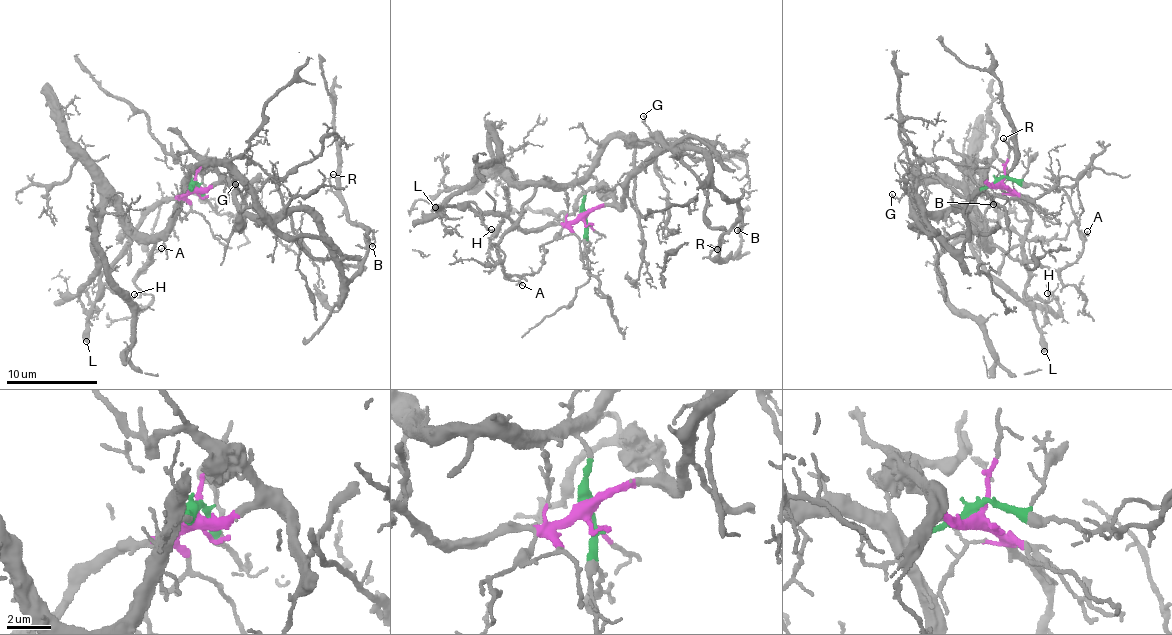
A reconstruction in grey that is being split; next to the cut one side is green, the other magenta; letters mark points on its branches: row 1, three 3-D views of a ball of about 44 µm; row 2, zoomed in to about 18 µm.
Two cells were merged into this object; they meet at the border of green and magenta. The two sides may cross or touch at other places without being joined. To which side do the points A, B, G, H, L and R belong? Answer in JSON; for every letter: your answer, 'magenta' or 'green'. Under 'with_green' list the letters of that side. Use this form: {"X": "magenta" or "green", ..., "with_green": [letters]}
{"A": "green", "B": "magenta", "G": "green", "H": "magenta", "L": "magenta", "R": "magenta", "with_green": ["A", "G"]}

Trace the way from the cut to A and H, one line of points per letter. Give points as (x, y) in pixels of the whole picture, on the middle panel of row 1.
A: (584, 218), (584, 189), (576, 182), (534, 190), (520, 221), (501, 242), (500, 264), (522, 284)
H: (584, 218), (525, 231), (510, 218), (478, 212), (468, 203), (475, 205), (482, 224), (491, 229)

